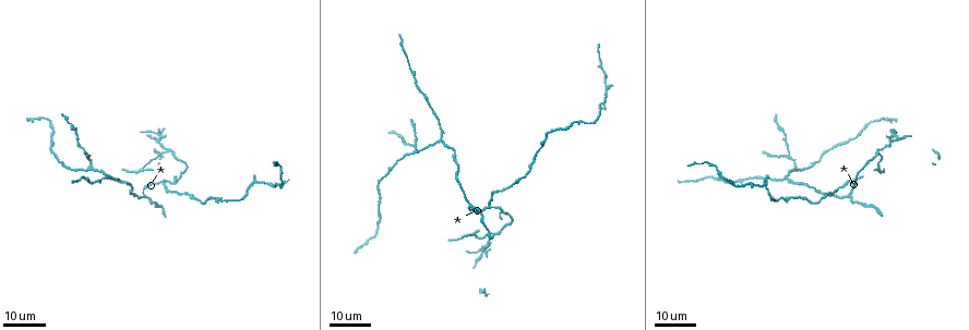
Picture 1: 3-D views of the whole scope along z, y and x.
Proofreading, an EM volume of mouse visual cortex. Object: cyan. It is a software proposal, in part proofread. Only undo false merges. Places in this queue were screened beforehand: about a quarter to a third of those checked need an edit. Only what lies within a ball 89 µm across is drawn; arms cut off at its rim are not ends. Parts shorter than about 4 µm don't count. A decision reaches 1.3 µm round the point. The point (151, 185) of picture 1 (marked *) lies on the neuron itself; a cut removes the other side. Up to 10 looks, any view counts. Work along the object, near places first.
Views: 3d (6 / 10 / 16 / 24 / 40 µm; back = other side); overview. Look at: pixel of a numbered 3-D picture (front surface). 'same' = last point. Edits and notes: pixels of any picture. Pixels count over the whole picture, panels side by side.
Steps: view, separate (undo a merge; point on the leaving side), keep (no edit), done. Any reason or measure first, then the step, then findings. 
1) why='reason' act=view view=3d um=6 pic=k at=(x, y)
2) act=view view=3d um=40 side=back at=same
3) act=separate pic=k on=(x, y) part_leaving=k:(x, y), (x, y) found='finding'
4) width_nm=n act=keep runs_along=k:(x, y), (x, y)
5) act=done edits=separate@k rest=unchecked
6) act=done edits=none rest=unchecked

why='three arms meet' act=view view=3d um=16 pic=1 at=(489, 203)

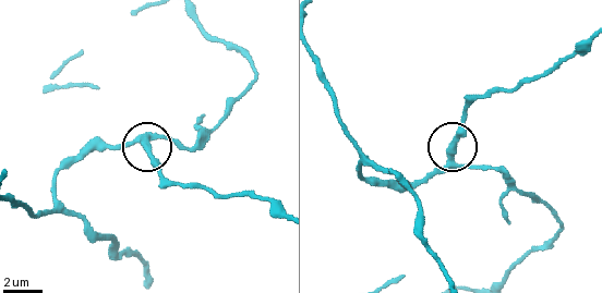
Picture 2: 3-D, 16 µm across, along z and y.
why='closer look' act=view view=3d um=6 pic=2 at=(147, 139)

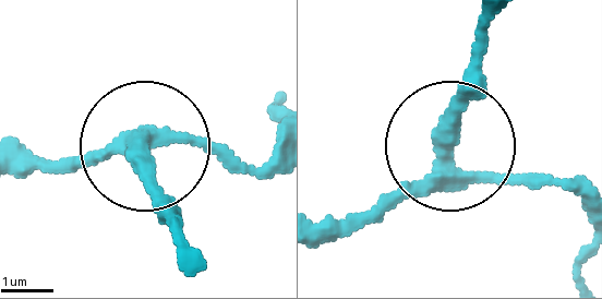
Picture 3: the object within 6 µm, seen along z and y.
width_nm=320 act=keep runs_along=3:(318, 217), (384, 213), (445, 148), (489, 178), (579, 178) found='one neuron here'

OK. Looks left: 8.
act=view view=3d um=24 pic=1 at=(847, 196)

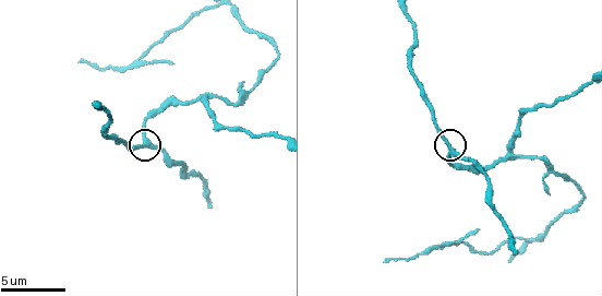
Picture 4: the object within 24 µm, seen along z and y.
act=view view=3d um=10 pic=4 at=(456, 154)

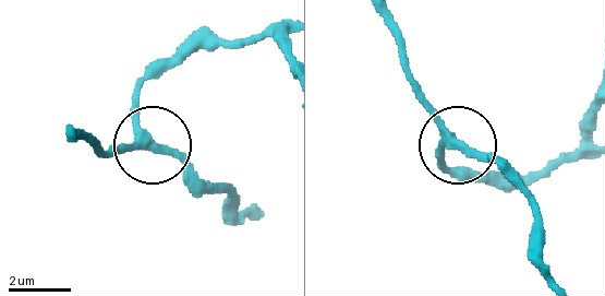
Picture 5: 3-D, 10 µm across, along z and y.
width_nm=260 act=keep found='all the same neuron'

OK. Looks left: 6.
why='three arms meet' act=view view=3d um=6 pic=4 at=(524, 238)

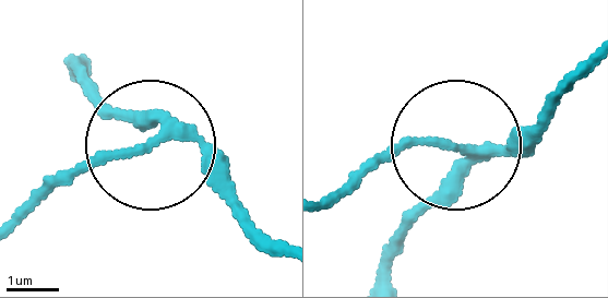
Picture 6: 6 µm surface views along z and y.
act=view view=3d um=6 side=back pic=6 at=(460, 149)

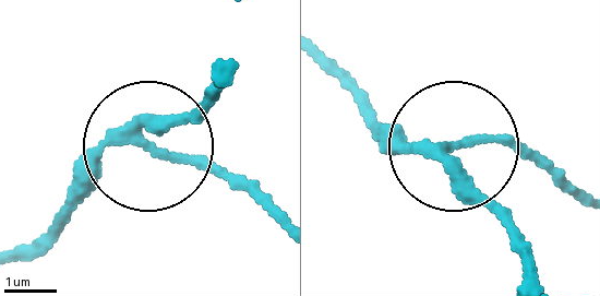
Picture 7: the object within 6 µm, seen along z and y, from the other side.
arms=3 act=separate pic=7 on=(205, 168) part_leaving=7:(141, 138), (228, 167), (280, 211) found='a second neuron is stuck on'

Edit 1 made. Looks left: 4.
act=view view=overview

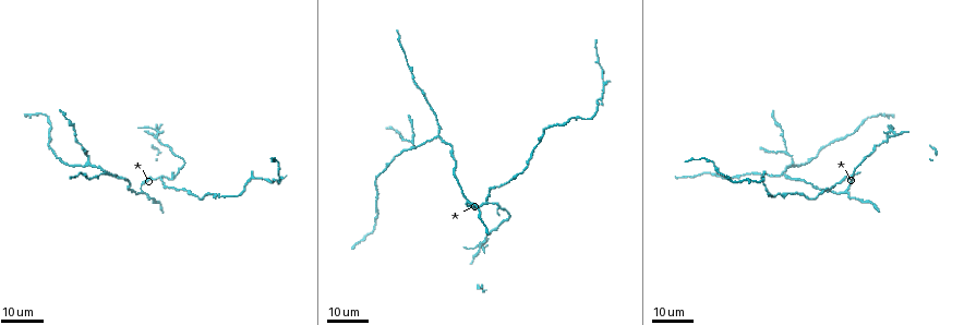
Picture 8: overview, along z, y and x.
why='three-way junction' act=view view=3d um=16 pic=8 at=(887, 138)

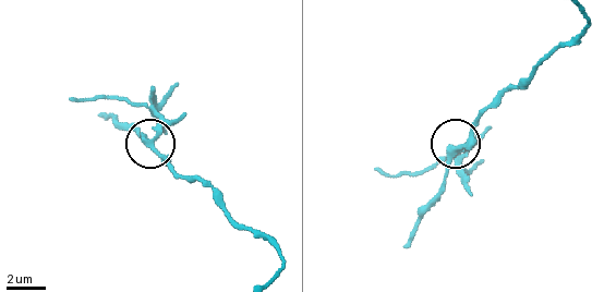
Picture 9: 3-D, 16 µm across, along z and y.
why='closer look' act=view view=3d um=6 pic=9 at=(449, 155)

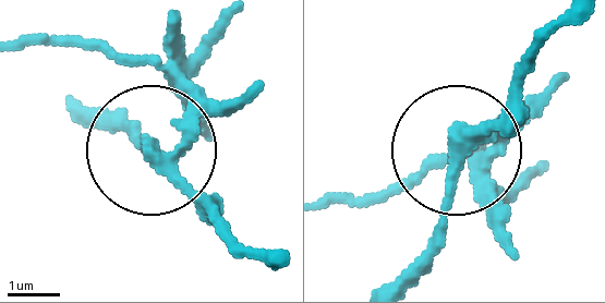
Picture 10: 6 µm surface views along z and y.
width_nm=260 act=separate pic=10 on=(242, 108) found='a second neuron is stuck on'

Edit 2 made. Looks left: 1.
act=done edits=separate@7,separate@10 rest=unchecked

